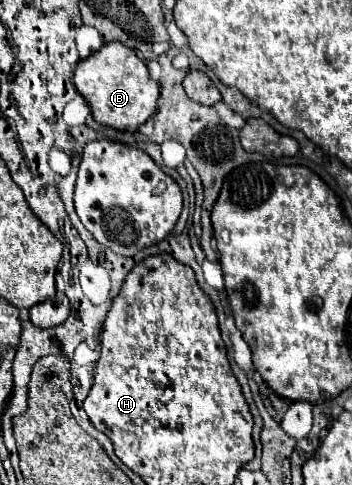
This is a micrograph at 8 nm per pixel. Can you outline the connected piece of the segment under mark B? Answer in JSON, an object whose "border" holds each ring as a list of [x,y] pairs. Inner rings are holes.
{"border":[[[111,41],[91,57],[79,61],[73,73],[73,83],[77,91],[89,101],[93,119],[117,131],[133,133],[157,111],[159,99],[157,81],[151,79],[143,59],[139,59],[133,49],[125,47],[119,41]]]}

